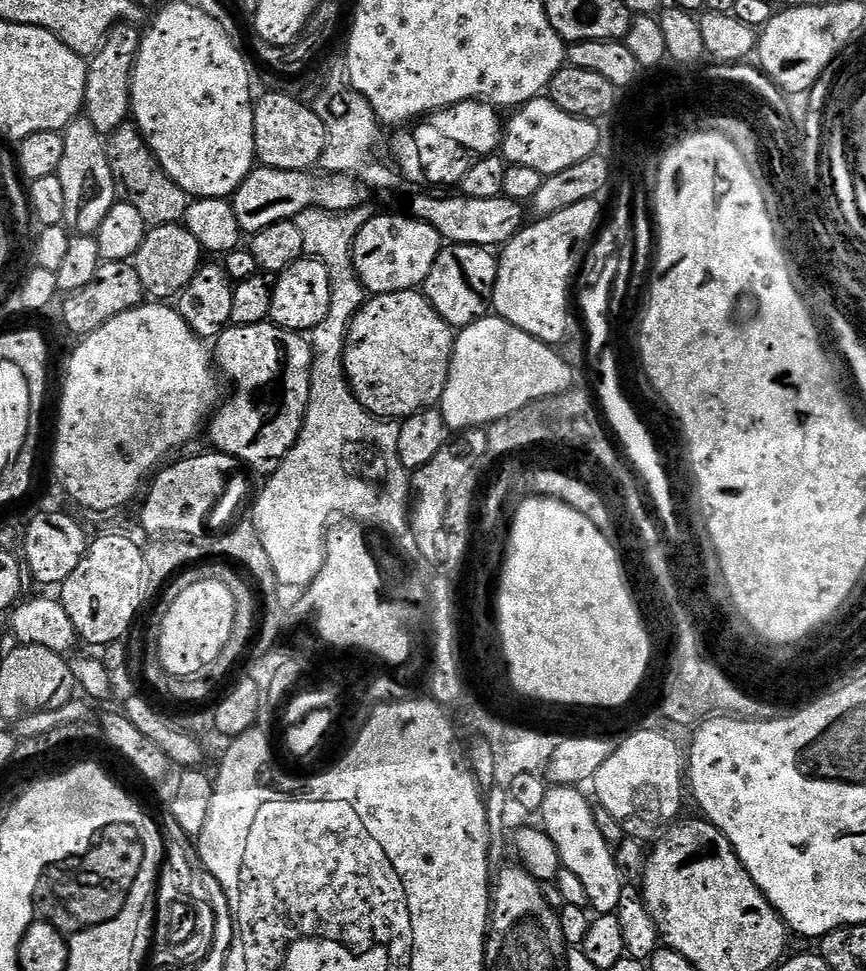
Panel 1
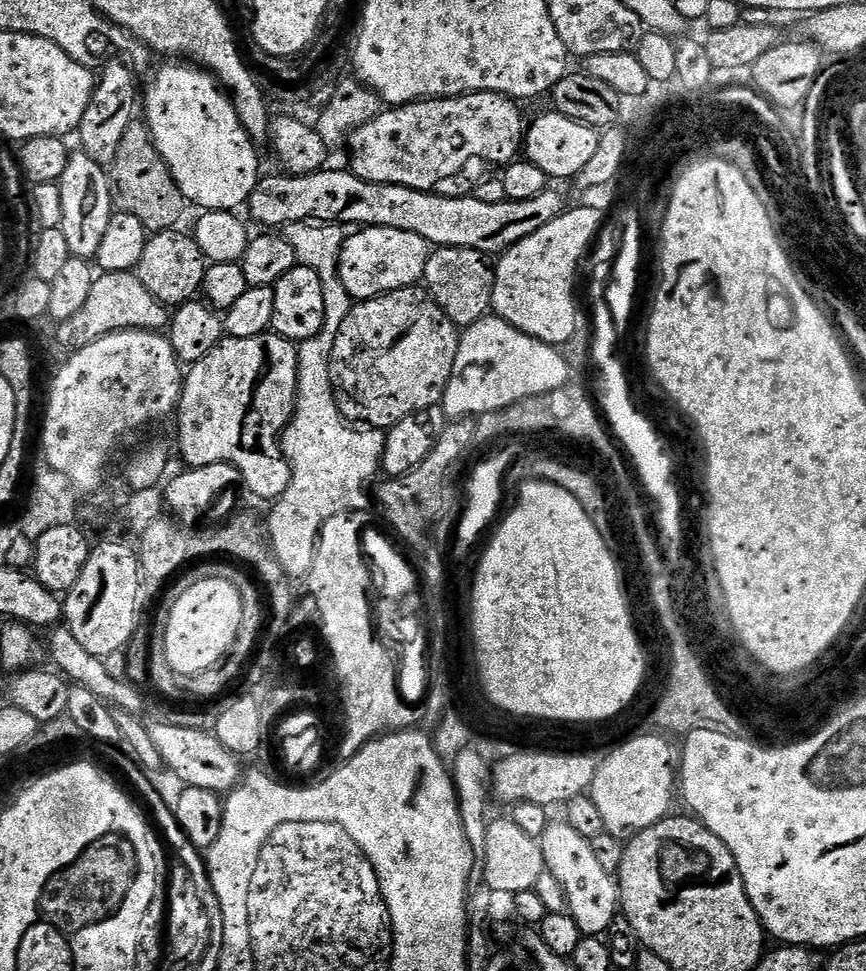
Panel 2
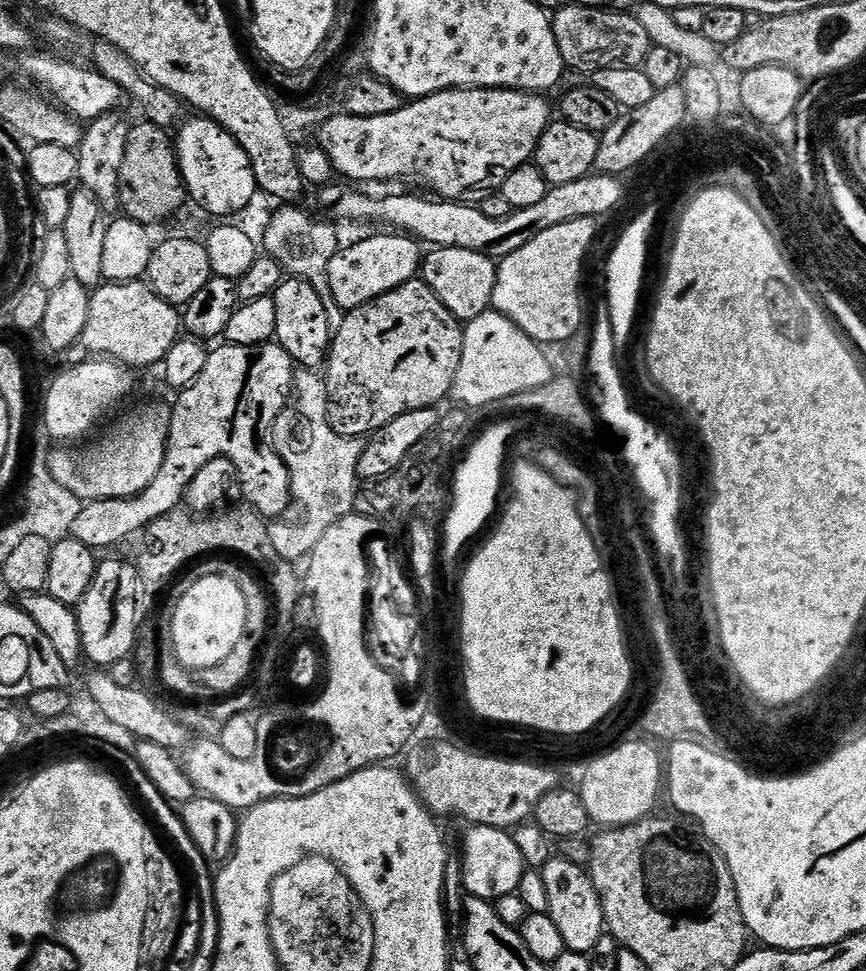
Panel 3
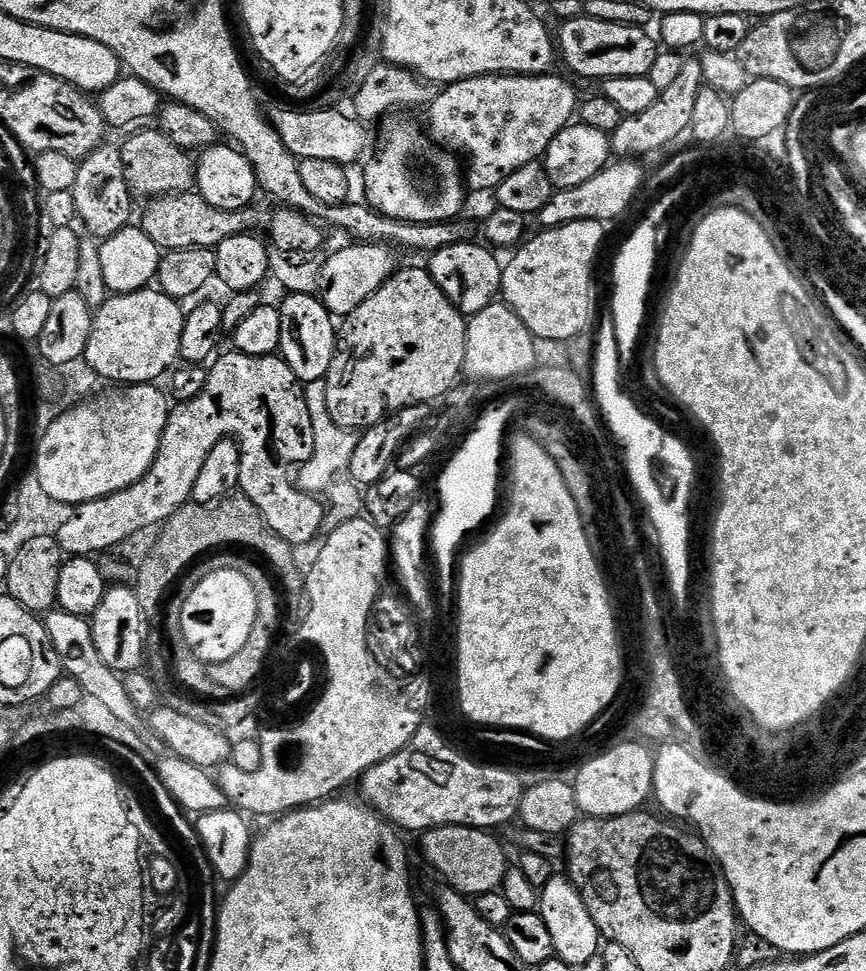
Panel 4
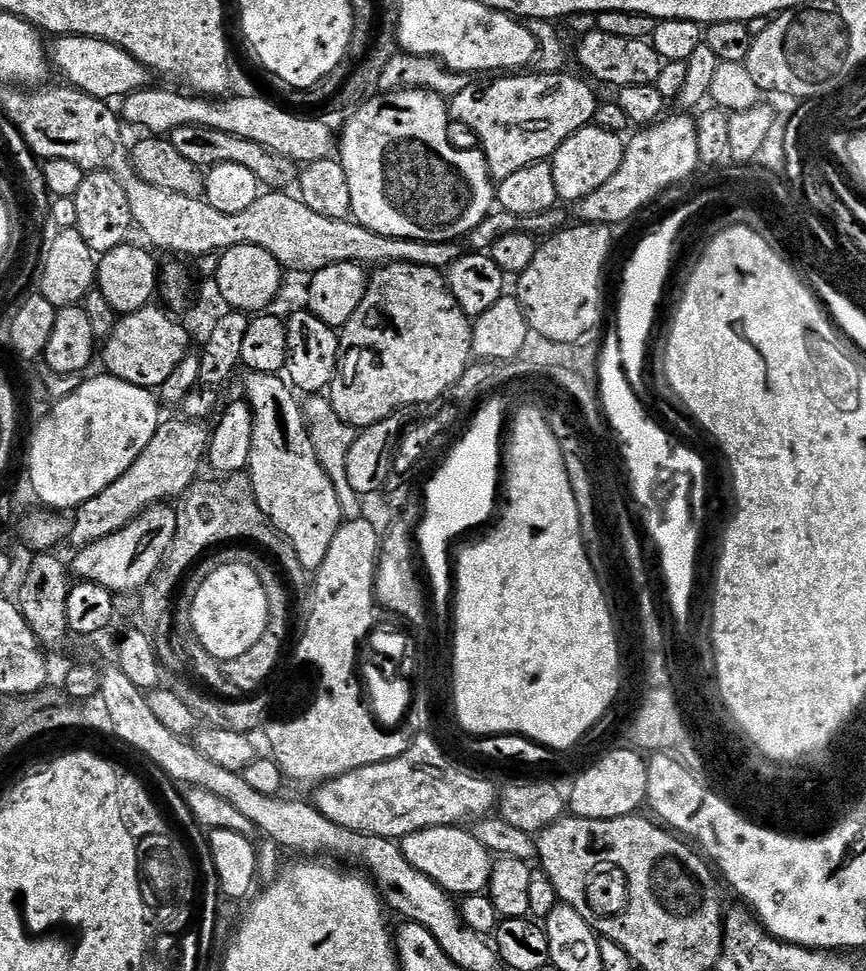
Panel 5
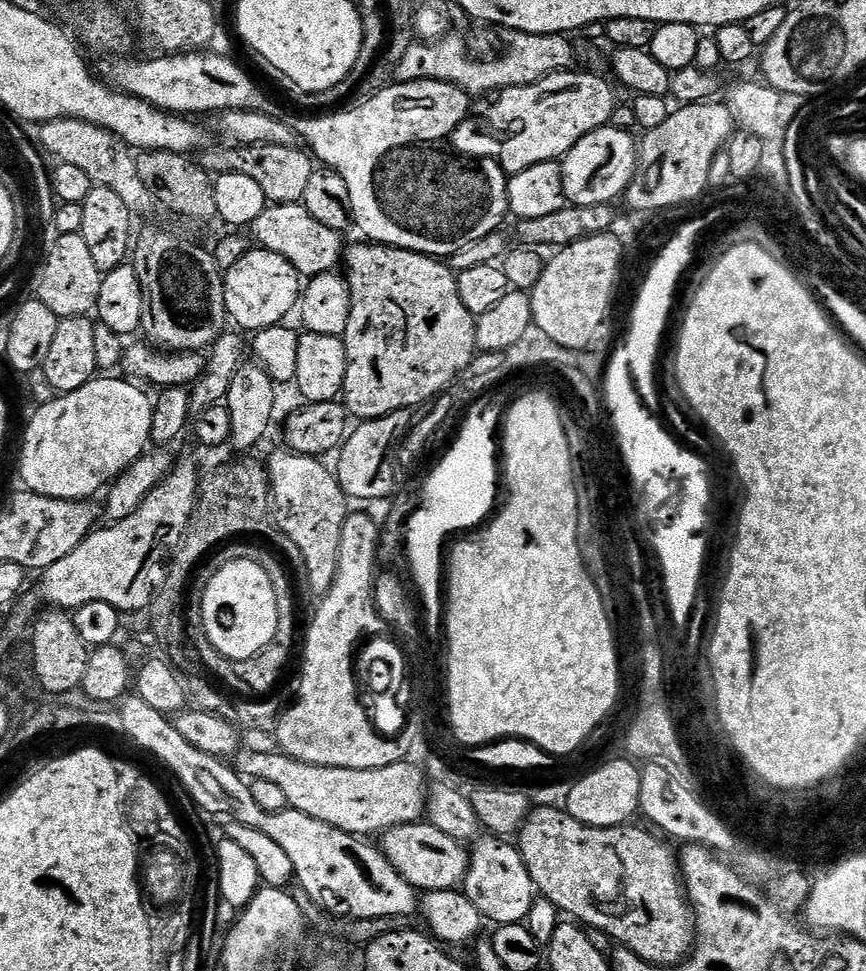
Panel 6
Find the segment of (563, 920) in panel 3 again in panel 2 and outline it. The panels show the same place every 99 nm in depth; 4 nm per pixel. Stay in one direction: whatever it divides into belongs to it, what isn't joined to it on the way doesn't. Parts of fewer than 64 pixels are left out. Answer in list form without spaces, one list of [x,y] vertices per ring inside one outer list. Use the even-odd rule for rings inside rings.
[[[566,822],[549,823],[539,841],[547,872],[558,878],[558,886],[562,886],[566,894],[568,915],[574,918],[574,922],[578,922],[578,930],[584,936],[603,937],[618,919],[620,892],[617,877],[607,872],[602,862],[598,862],[593,841]]]

